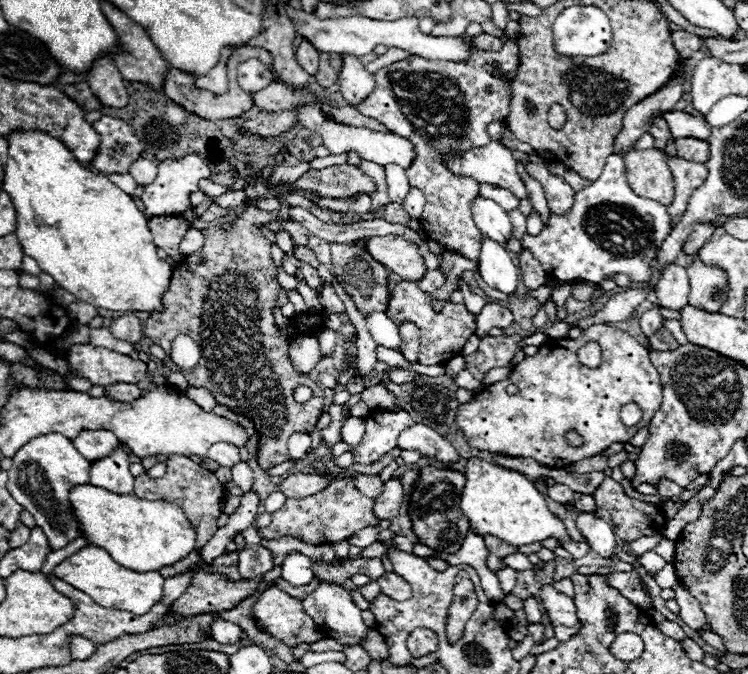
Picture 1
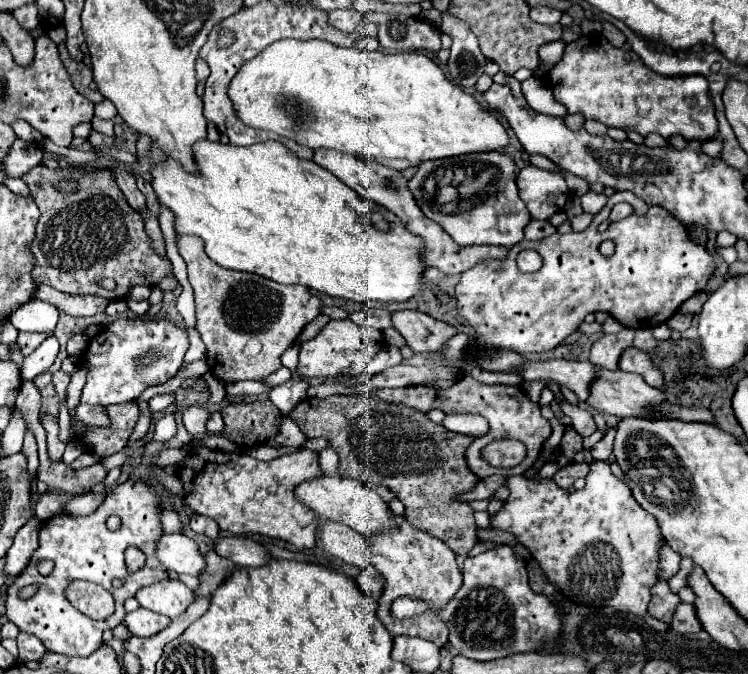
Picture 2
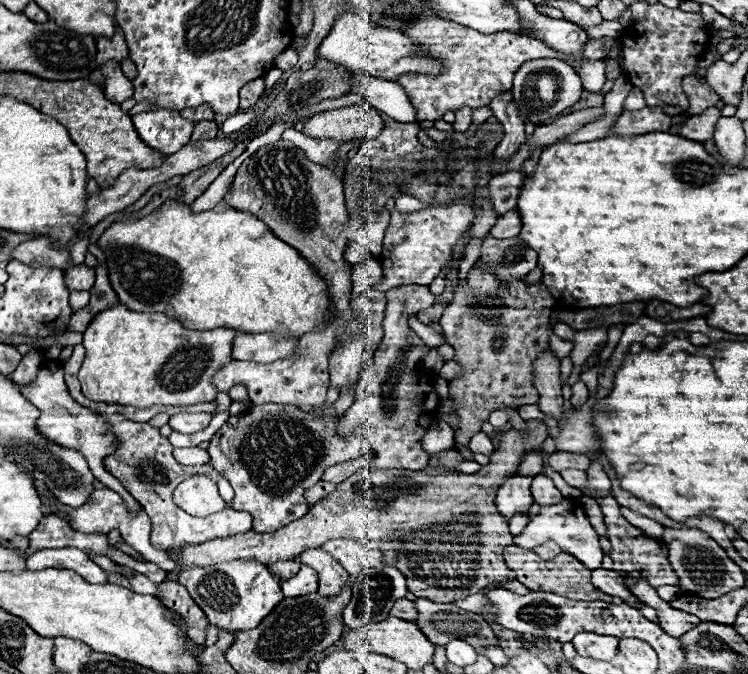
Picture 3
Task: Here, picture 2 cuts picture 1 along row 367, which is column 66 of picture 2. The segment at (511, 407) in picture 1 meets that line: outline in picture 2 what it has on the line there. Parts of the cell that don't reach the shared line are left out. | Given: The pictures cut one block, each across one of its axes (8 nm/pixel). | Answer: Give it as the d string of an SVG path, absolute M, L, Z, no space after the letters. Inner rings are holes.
M128 478L112 494L106 496L102 506L94 514L80 516L80 518L62 514L52 520L46 520L40 528L38 550L32 554L30 564L20 572L20 576L8 588L8 598L6 598L8 620L14 622L22 632L38 636L50 652L68 654L68 656L92 654L102 644L102 632L108 628L112 630L114 626L118 626L124 620L124 616L126 616L124 600L134 596L136 590L140 590L142 586L148 586L148 584L154 584L156 580L166 578L166 570L160 564L160 560L156 560L156 554L154 554L156 540L160 538L160 532L162 532L158 516L160 516L160 506L158 506L156 494L150 488L146 488L140 480ZM110 514L116 514L122 522L122 526L116 532L108 530L108 526L106 526L106 520ZM128 546L138 546L146 554L144 568L140 568L136 572L130 572L126 568L124 550ZM40 560L54 562L54 570L50 576L42 576L36 570ZM72 580L88 580L88 582L104 586L114 596L116 612L102 622L90 620L88 616L84 616L80 610L76 610L64 598L64 588ZM112 580L122 580L122 586L114 588L110 584ZM30 584L36 584L38 590L32 598L22 600L20 590Z

